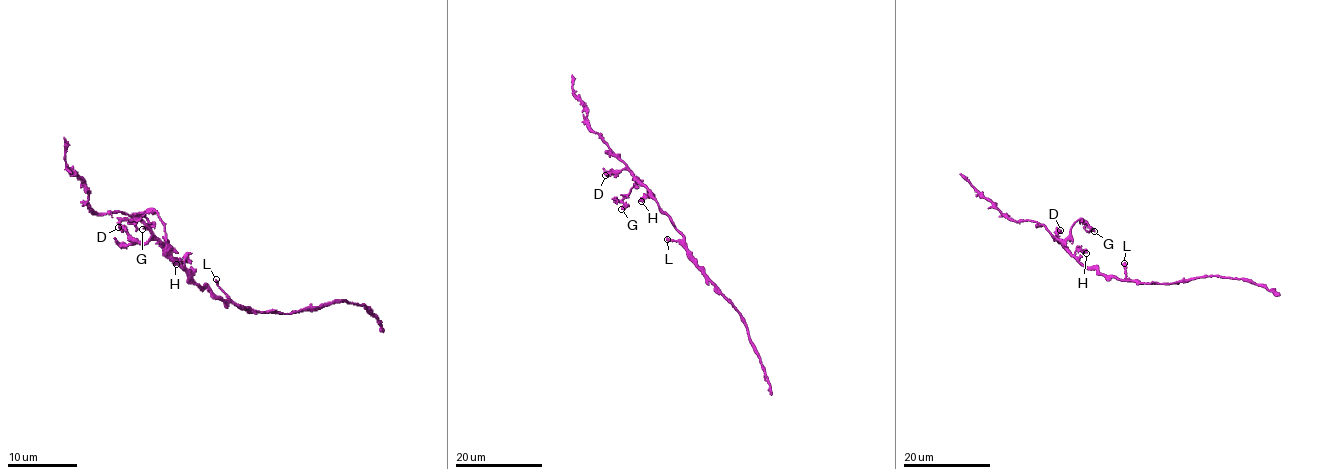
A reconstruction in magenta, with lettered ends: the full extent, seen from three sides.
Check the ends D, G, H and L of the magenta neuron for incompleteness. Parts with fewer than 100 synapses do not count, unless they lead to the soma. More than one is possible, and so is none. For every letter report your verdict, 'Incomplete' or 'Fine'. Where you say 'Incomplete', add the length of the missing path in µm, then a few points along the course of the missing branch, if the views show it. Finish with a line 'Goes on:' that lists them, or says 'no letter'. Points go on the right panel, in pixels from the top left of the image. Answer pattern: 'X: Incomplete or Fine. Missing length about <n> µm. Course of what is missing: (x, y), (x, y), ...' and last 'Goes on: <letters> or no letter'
D: Fine
G: Fine
H: Fine
L: Incomplete. Missing length about 15 µm. Course of what is missing: (1124, 263), (1124, 253), (1119, 246), (1096, 236), (1092, 246)
Goes on: L

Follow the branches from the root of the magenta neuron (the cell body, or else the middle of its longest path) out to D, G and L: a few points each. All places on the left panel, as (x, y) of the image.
D: (224, 302), (202, 288), (155, 239), (137, 243), (118, 227)
G: (224, 302), (202, 288), (170, 255), (163, 222), (155, 211), (146, 211), (148, 222), (142, 229)
L: (224, 302), (242, 306), (235, 304), (216, 279)

